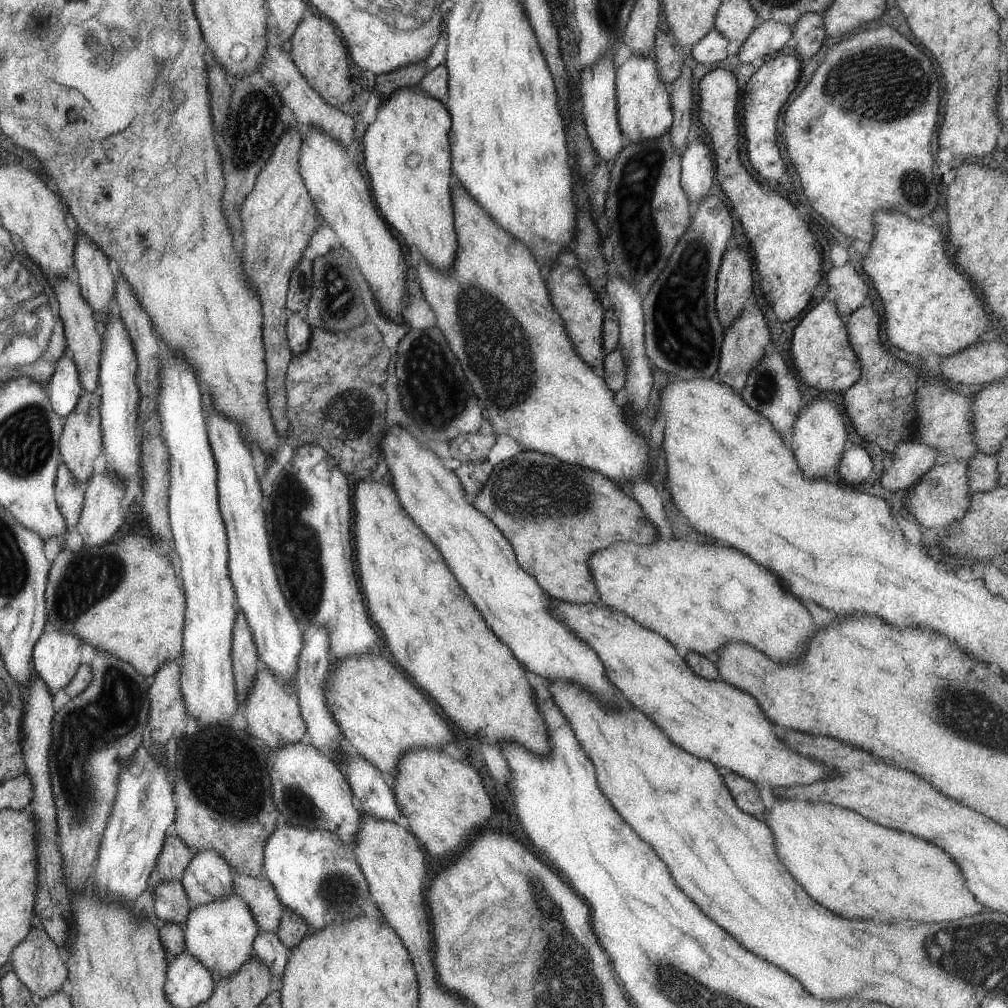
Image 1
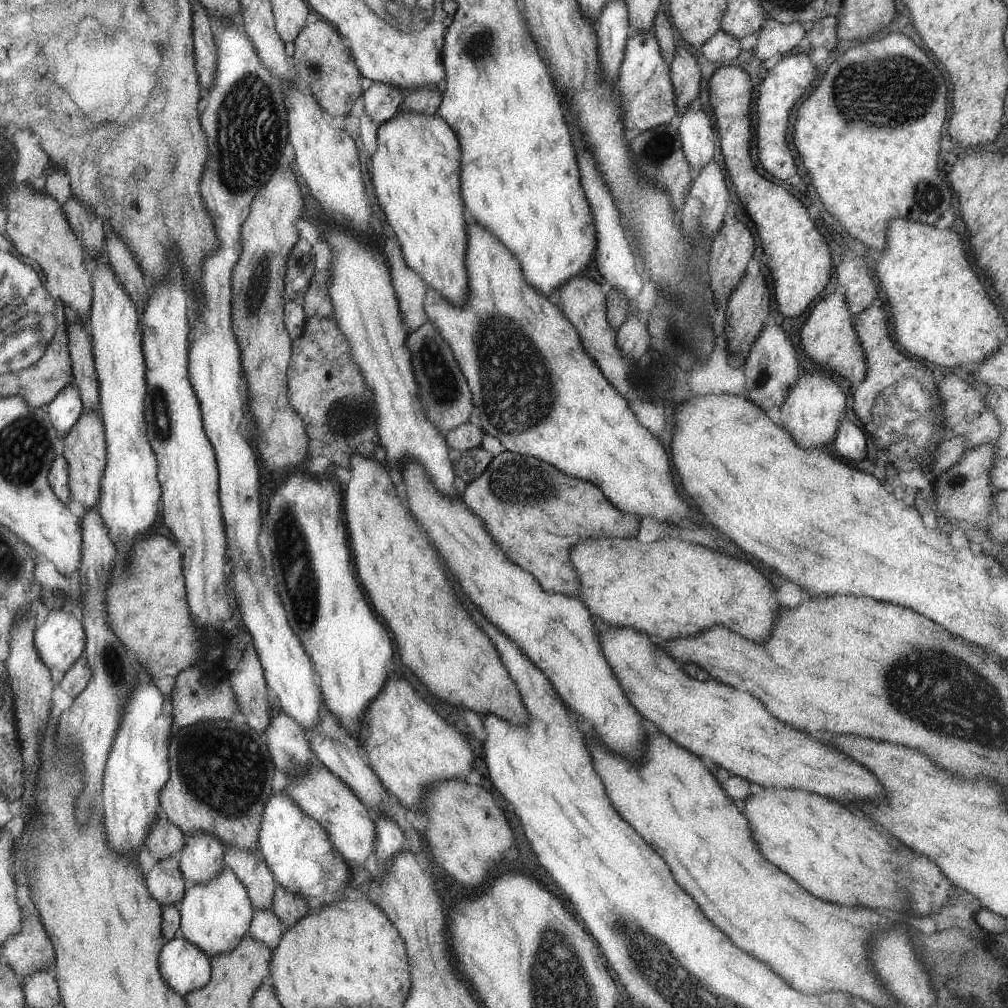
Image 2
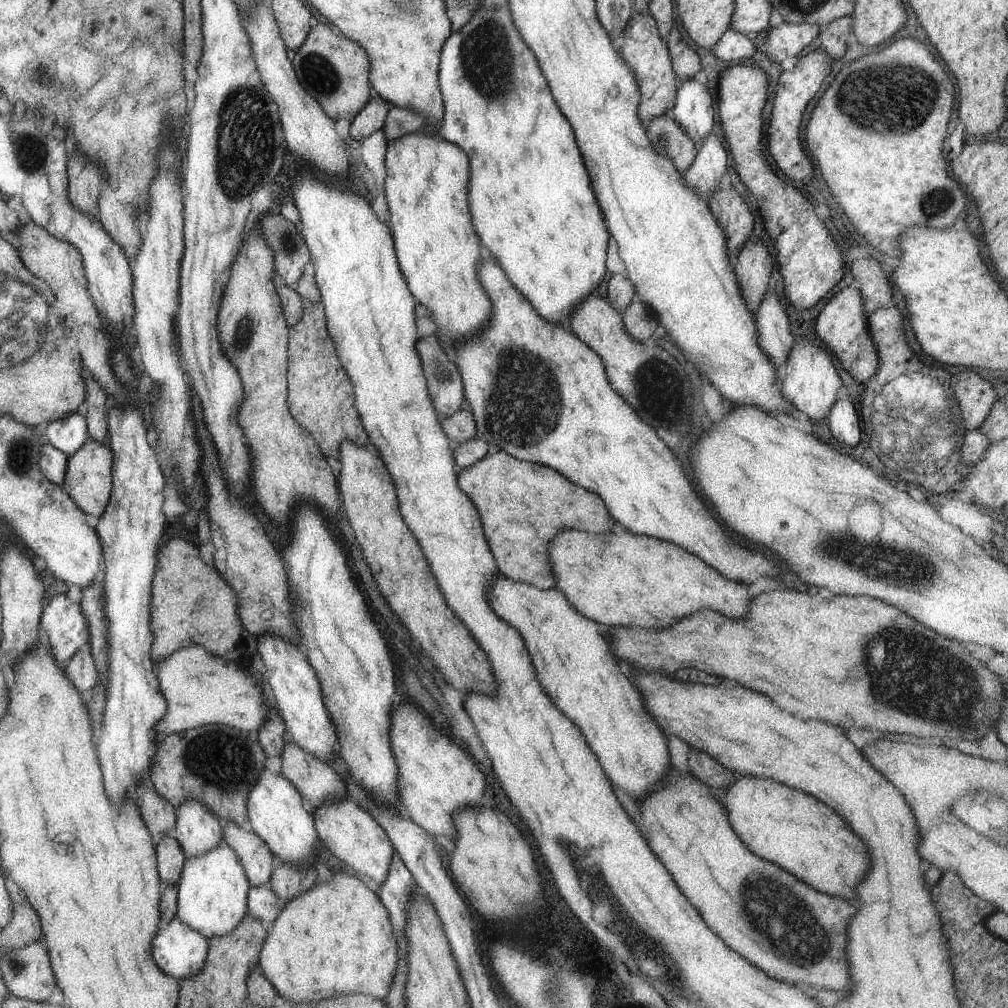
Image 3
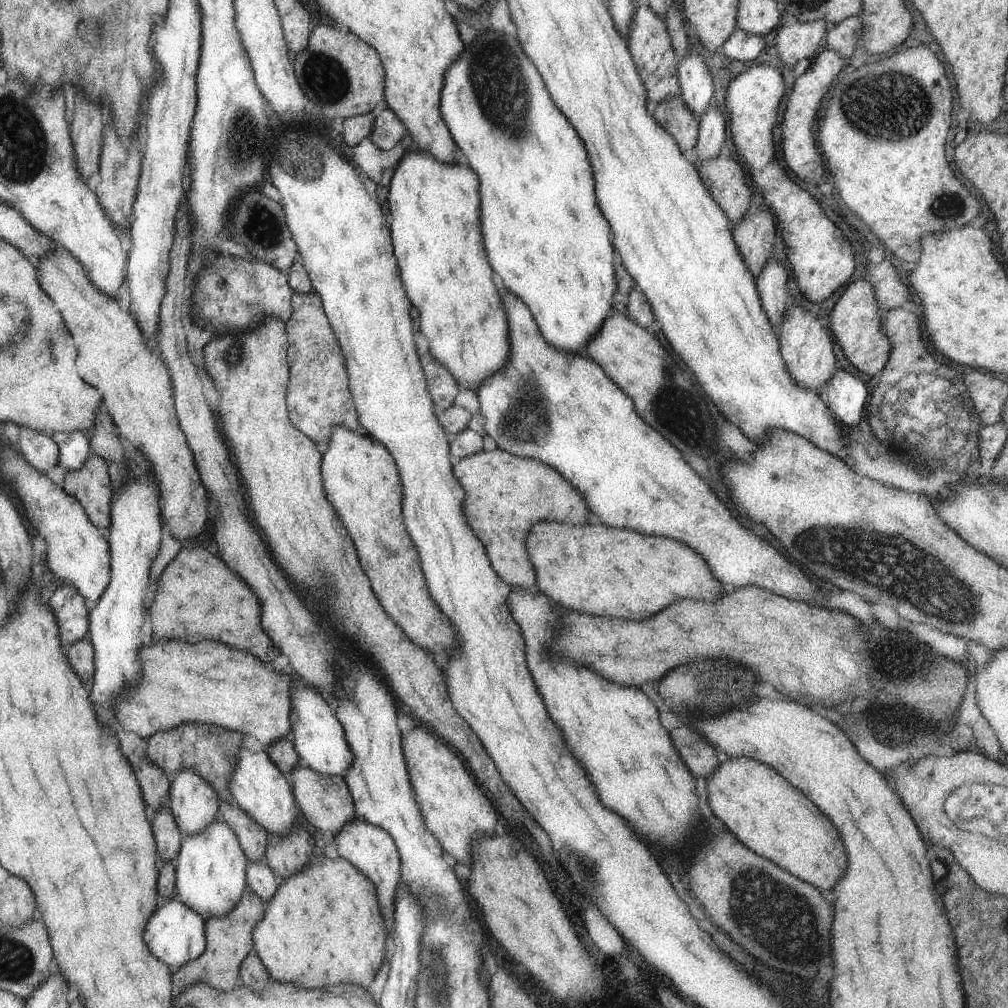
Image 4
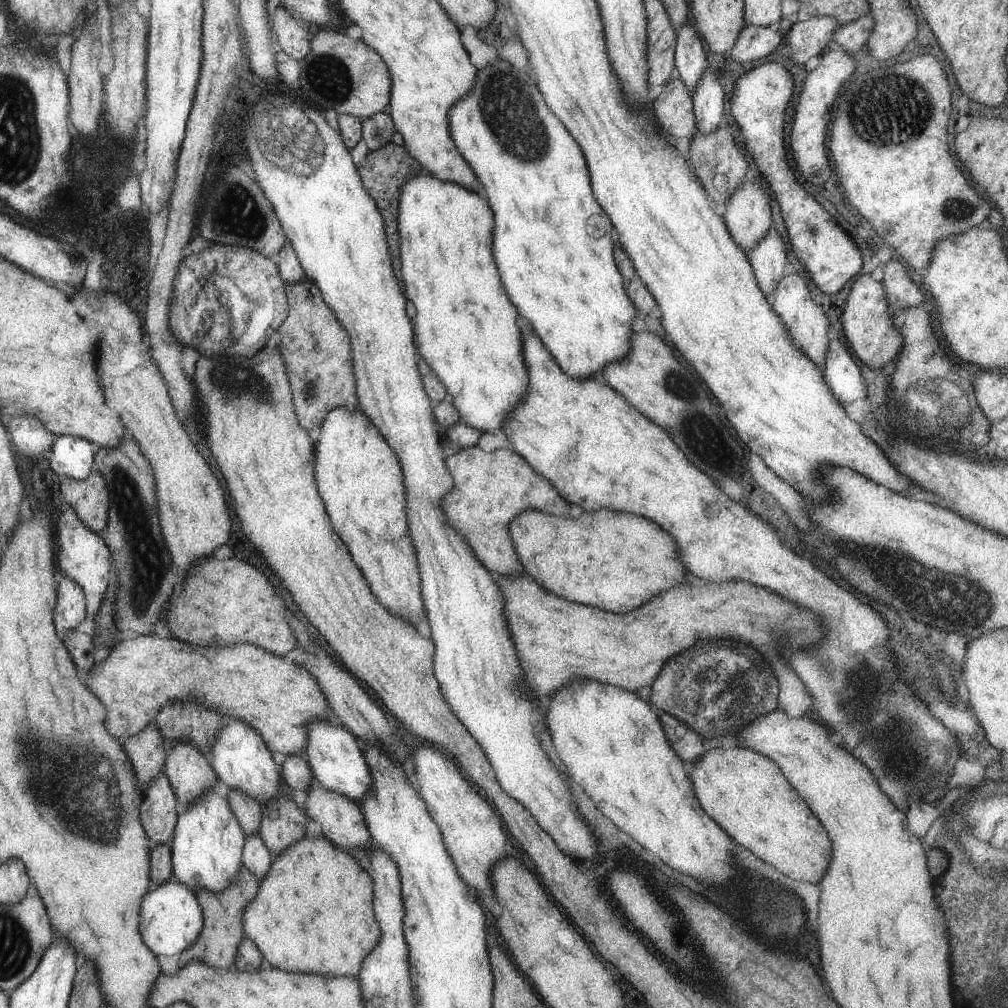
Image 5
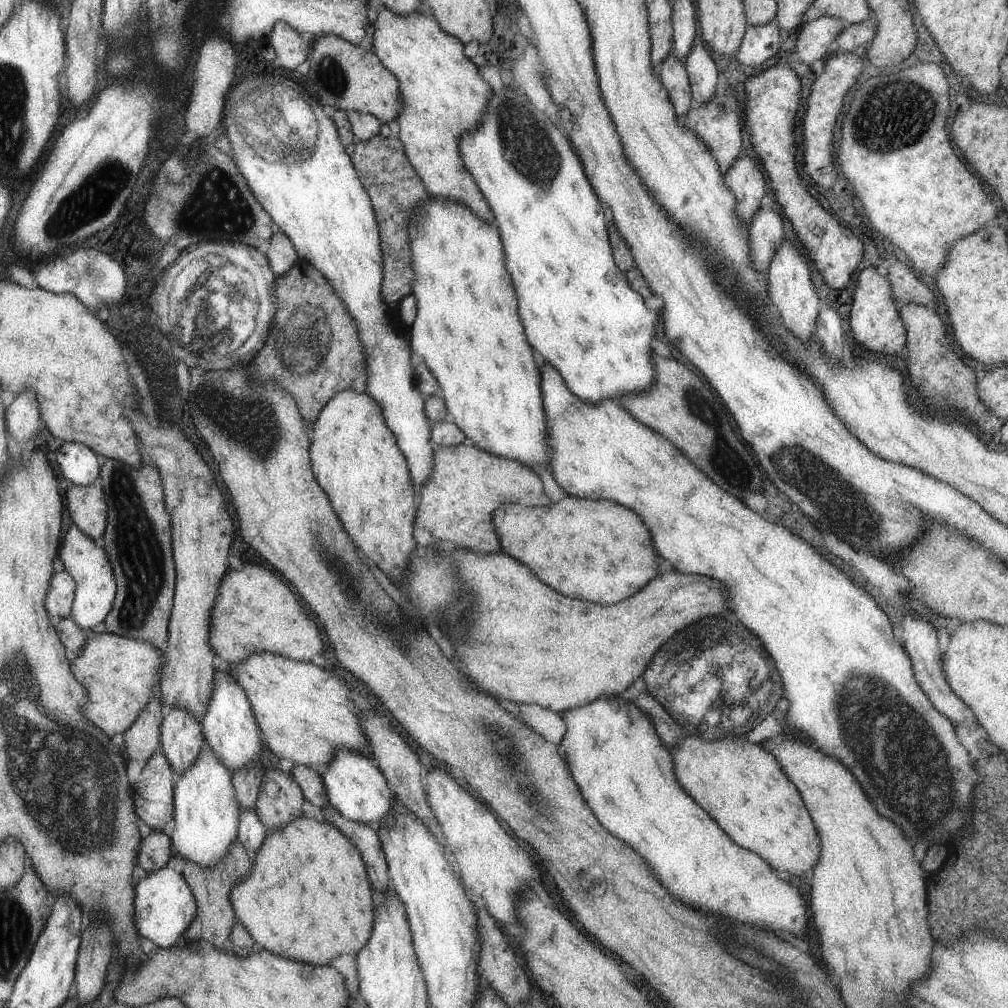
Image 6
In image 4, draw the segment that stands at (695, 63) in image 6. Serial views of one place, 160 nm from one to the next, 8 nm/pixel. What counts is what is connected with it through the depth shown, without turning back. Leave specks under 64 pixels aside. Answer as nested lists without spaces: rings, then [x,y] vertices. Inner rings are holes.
[[[713,104],[699,120],[699,137],[696,143],[698,161],[714,159],[726,138],[726,122]]]

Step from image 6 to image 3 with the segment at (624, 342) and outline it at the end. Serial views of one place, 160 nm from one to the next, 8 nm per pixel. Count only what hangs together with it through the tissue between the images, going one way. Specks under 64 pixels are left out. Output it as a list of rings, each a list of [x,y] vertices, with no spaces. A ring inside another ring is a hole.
[[[484,4],[472,5],[474,16],[470,22],[465,24],[459,31],[453,32],[441,50],[441,61],[439,64],[439,85],[441,95],[443,96],[444,114],[443,119],[439,122],[440,126],[434,126],[434,132],[442,138],[457,144],[470,158],[470,182],[468,182],[468,202],[470,202],[470,214],[472,214],[472,224],[476,228],[476,234],[484,246],[488,246],[490,254],[500,262],[504,272],[508,274],[510,282],[526,297],[526,300],[537,310],[537,313],[551,323],[560,323],[562,318],[569,314],[588,296],[595,294],[599,284],[606,274],[606,244],[608,244],[608,230],[604,226],[600,206],[594,198],[590,178],[582,160],[580,149],[574,142],[574,132],[566,118],[562,116],[560,108],[556,106],[552,92],[548,88],[546,78],[542,76],[538,68],[538,60],[532,54],[532,50],[522,42],[512,18],[508,4],[498,5],[497,7],[486,6]]]

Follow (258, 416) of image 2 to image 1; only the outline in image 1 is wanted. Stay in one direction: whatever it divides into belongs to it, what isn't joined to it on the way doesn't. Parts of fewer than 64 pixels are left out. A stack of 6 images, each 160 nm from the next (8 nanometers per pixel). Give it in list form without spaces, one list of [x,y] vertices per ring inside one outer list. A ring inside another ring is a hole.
[[[290,126],[289,132],[277,141],[272,157],[261,170],[252,192],[241,202],[241,218],[243,226],[240,239],[245,242],[242,251],[242,262],[246,265],[247,281],[257,290],[261,299],[263,312],[263,341],[265,344],[265,362],[268,364],[268,378],[265,382],[270,399],[270,410],[273,413],[274,426],[278,434],[289,434],[290,422],[286,418],[286,386],[284,374],[288,364],[293,360],[292,348],[288,348],[287,330],[284,326],[292,316],[286,308],[286,290],[292,280],[293,270],[304,258],[304,250],[309,246],[313,234],[324,222],[316,214],[316,203],[301,172],[298,172],[298,156],[301,156],[301,146],[304,136],[298,129]]]

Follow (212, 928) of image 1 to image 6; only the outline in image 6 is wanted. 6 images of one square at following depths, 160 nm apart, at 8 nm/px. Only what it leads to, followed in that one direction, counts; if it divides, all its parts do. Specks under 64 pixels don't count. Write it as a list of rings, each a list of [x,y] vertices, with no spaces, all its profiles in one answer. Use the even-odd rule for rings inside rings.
[[[204,746],[194,764],[179,776],[177,788],[174,789],[173,794],[176,807],[173,813],[172,827],[168,831],[171,852],[174,856],[184,861],[196,863],[201,867],[213,869],[233,848],[233,842],[237,840],[241,808],[231,783],[232,775],[232,771],[217,758],[216,754]]]

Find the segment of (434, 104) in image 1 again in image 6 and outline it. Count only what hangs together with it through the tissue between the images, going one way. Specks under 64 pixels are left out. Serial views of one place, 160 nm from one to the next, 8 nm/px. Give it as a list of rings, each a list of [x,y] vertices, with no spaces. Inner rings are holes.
[[[429,195],[428,202],[424,202],[420,206],[417,205],[416,210],[414,210],[408,234],[410,234],[410,250],[412,250],[412,270],[414,270],[414,276],[416,276],[414,278],[414,286],[411,288],[411,294],[414,294],[414,298],[418,302],[416,320],[409,328],[411,352],[424,357],[423,361],[438,381],[440,390],[444,394],[442,398],[444,399],[447,412],[454,416],[454,424],[462,430],[469,442],[490,454],[514,459],[529,467],[532,464],[540,464],[549,468],[551,448],[547,443],[547,418],[541,393],[541,372],[536,364],[538,357],[526,338],[524,327],[519,317],[519,308],[516,306],[518,300],[516,294],[514,294],[512,280],[510,280],[510,276],[506,272],[505,256],[497,225],[486,221],[482,222],[482,218],[474,214],[473,210],[470,210],[466,205],[458,201],[439,199]]]

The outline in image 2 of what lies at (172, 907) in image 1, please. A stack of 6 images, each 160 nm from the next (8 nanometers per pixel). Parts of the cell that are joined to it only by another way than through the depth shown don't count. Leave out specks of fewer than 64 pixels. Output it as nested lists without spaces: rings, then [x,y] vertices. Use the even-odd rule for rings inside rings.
[[[176,858],[158,861],[147,877],[150,894],[162,906],[174,905],[185,897],[185,877]]]

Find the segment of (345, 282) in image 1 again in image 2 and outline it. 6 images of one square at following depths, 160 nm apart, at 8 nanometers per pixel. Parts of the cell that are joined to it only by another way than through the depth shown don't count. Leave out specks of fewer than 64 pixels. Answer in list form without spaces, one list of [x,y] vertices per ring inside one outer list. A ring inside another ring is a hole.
[[[321,270],[314,273],[310,281],[309,289],[306,291],[302,303],[308,317],[320,317],[321,319],[332,318],[332,304],[328,296],[330,286],[330,272]]]

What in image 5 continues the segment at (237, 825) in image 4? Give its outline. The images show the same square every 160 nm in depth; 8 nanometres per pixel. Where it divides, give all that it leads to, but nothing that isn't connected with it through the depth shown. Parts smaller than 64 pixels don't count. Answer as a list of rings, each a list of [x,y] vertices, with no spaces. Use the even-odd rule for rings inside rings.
[[[232,789],[226,796],[232,814],[242,828],[245,836],[254,836],[258,833],[262,819],[263,804],[244,794],[242,790]]]

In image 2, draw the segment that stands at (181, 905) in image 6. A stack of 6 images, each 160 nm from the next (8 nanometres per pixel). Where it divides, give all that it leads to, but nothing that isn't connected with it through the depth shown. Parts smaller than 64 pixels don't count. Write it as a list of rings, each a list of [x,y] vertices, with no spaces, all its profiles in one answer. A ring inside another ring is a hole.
[[[178,934],[162,947],[160,968],[166,984],[184,998],[201,989],[212,976],[212,958]]]

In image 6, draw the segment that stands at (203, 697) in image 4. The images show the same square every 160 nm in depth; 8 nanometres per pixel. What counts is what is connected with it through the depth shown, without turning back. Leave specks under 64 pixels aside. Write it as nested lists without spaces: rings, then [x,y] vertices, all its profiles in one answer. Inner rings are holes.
[[[114,633],[89,634],[84,648],[72,660],[73,674],[78,682],[85,686],[89,693],[89,701],[86,701],[84,712],[87,719],[97,726],[104,734],[109,737],[114,734],[125,733],[141,716],[149,700],[158,692],[161,682],[161,670],[165,668],[165,655],[151,642],[136,640],[132,637],[123,637]],[[254,653],[248,660],[230,664],[228,669],[233,670],[233,678],[253,704],[262,738],[274,756],[321,770],[340,747],[369,755],[367,738],[358,718],[360,710],[348,697],[348,685],[320,667],[279,654]]]

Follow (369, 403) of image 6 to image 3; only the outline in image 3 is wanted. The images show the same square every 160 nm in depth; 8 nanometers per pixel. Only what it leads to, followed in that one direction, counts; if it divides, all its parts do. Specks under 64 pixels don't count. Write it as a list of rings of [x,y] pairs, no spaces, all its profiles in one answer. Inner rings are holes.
[[[342,441],[339,446],[339,460],[342,463],[342,469],[338,482],[344,512],[348,516],[354,540],[360,545],[362,556],[372,572],[378,592],[386,598],[388,606],[394,610],[400,624],[408,630],[410,640],[418,644],[418,648],[432,661],[432,669],[442,675],[444,682],[450,683],[463,693],[494,695],[497,684],[492,665],[467,626],[454,614],[443,597],[432,569],[420,548],[421,544],[418,544],[418,539],[401,515],[393,480],[390,480],[386,466],[380,462],[378,450],[376,448],[368,450],[356,443]]]

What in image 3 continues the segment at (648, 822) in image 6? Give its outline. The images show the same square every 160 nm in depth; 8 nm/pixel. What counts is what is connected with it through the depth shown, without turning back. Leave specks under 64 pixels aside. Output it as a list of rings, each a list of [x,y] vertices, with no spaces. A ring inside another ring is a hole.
[[[500,574],[485,595],[498,618],[522,635],[540,684],[552,702],[582,730],[610,782],[626,790],[634,800],[647,797],[661,783],[672,759],[668,756],[666,736],[646,714],[640,692],[622,672],[625,665],[616,662],[610,652],[604,630],[574,610],[560,590],[542,590]]]

